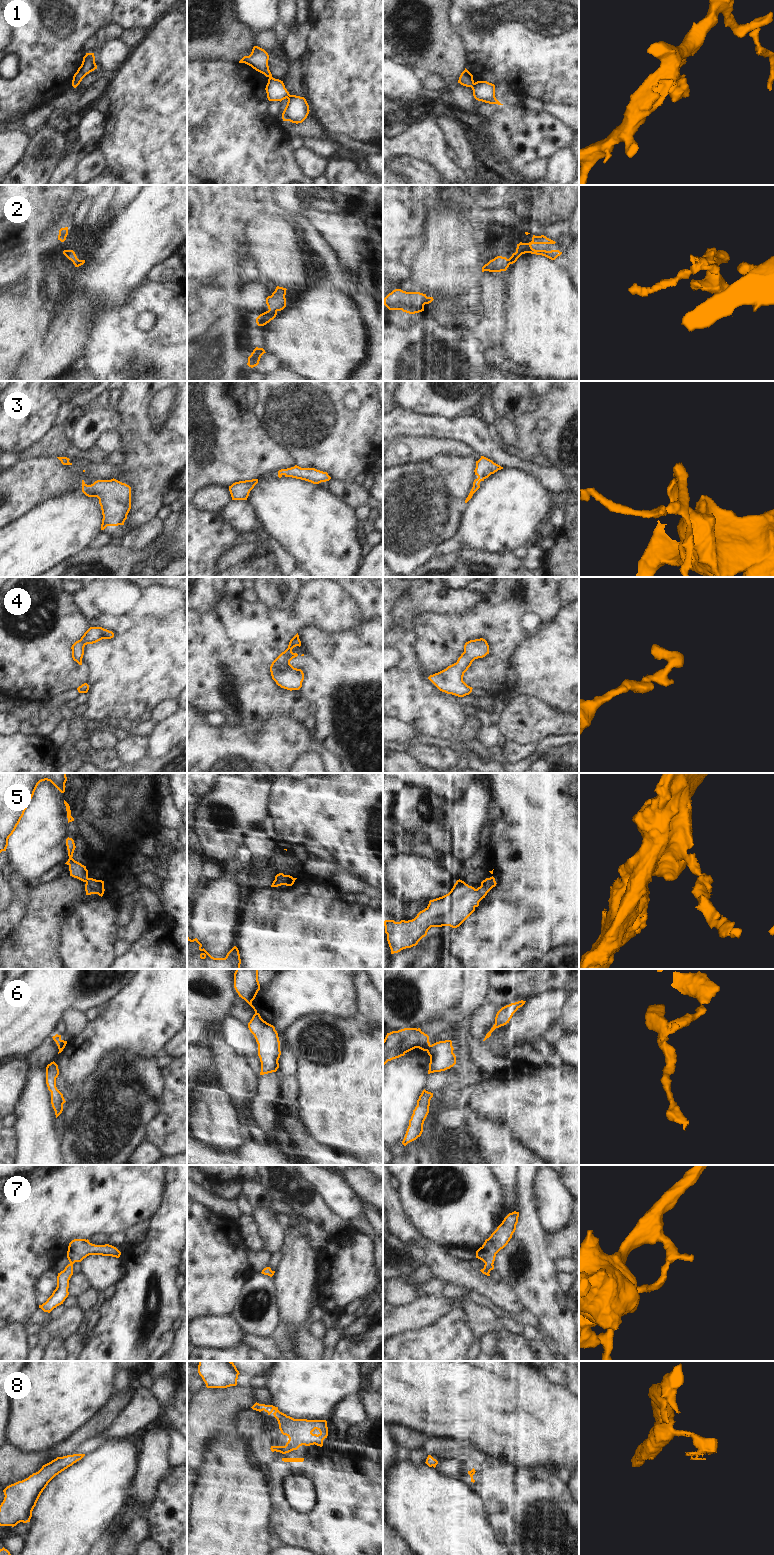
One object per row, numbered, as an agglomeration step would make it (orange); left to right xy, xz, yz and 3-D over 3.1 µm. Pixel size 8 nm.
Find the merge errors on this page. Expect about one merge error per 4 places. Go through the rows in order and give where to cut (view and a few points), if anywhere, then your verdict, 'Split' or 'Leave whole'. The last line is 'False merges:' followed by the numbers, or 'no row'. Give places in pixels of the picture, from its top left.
1: Split along yz (473, 82), (470, 86). Split
2: No split. Leave whole
3: No split. Leave whole
4: No split. Leave whole
5: No split. Leave whole
6: Split along yz (430, 1045), (426, 1050). Split
7: No split. Leave whole
8: No split. Leave whole
False merges: 1, 6.

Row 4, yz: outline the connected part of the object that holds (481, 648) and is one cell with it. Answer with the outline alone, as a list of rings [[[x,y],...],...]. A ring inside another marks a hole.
[[[483,638],[470,640],[464,645],[464,652],[457,662],[446,669],[430,675],[428,679],[442,692],[464,697],[472,692],[472,687],[463,681],[464,673],[475,659],[489,654],[489,645]]]

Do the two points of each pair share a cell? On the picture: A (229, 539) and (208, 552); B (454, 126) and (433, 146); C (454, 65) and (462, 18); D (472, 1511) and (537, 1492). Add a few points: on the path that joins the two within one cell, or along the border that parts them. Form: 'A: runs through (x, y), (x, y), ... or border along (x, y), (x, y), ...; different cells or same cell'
A: runs through (224, 539), (221, 539), (213, 547); same cell
B: border along (435, 120), (443, 133), (447, 145); different cells
C: border along (448, 15), (451, 27), (462, 40), (465, 59); different cells
D: border along (470, 1488), (479, 1496), (485, 1519), (492, 1530); different cells

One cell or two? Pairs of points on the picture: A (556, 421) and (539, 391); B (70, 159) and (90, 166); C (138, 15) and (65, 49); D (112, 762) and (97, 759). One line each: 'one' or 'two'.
A: two
B: two
C: two
D: one

